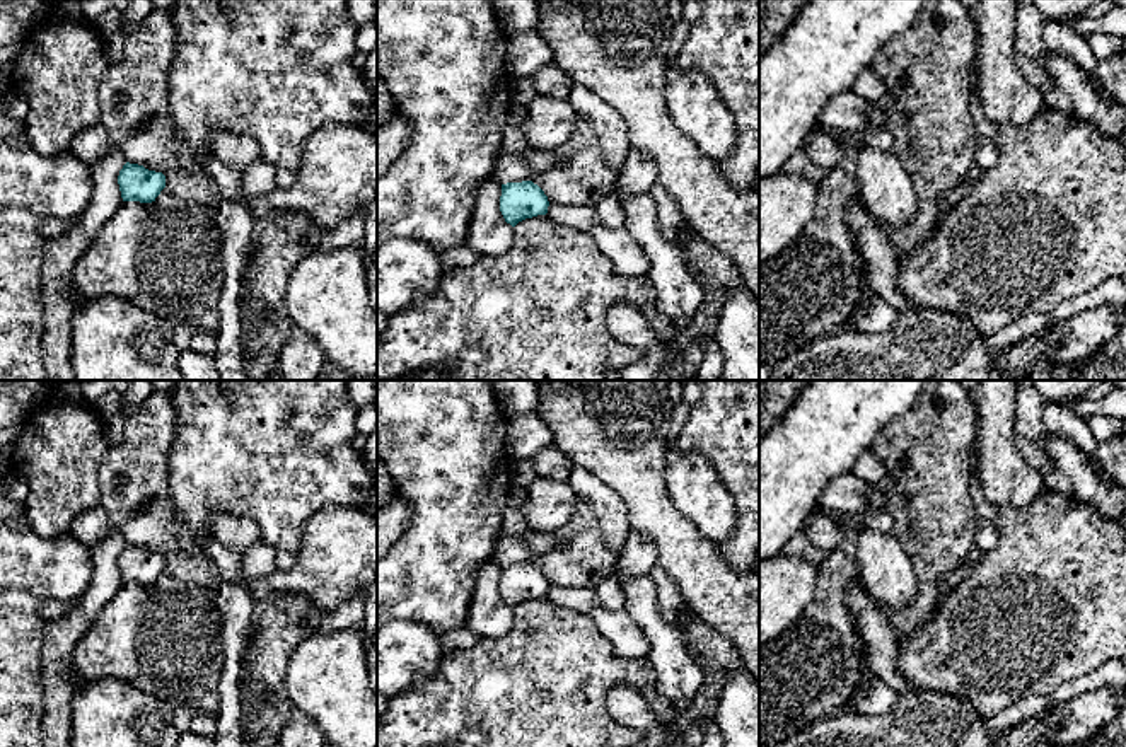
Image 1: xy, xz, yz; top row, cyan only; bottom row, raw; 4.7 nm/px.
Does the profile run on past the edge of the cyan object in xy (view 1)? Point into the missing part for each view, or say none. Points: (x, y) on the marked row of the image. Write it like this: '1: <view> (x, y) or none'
1: none

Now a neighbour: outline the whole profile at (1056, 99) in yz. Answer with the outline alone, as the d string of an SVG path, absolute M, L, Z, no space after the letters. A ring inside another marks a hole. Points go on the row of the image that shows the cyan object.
M1056 87L1042 92L1042 101L1044 101L1044 107L1054 109L1059 113L1070 113L1071 106L1073 106L1070 96L1065 94L1063 90L1056 89Z

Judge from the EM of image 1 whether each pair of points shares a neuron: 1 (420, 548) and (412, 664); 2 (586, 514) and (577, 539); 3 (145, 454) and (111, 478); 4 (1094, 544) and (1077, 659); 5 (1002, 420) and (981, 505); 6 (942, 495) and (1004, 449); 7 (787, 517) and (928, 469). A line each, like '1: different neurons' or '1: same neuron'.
1: different neurons
2: same neuron
3: same neuron
4: same neuron
5: different neurons
6: different neurons
7: different neurons

